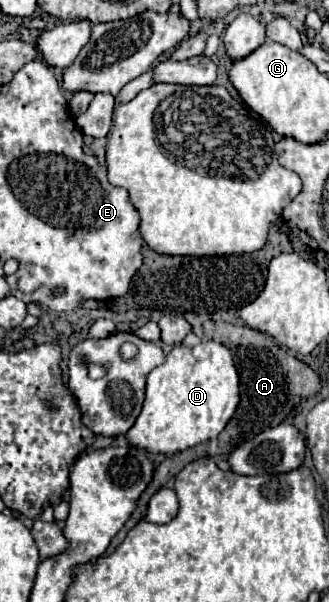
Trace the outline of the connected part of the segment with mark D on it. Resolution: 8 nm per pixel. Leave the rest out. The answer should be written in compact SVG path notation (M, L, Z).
M212 340L194 348L178 344L168 352L164 364L150 372L142 412L126 432L126 440L152 454L182 452L216 438L236 412L238 402L238 372L226 346Z

